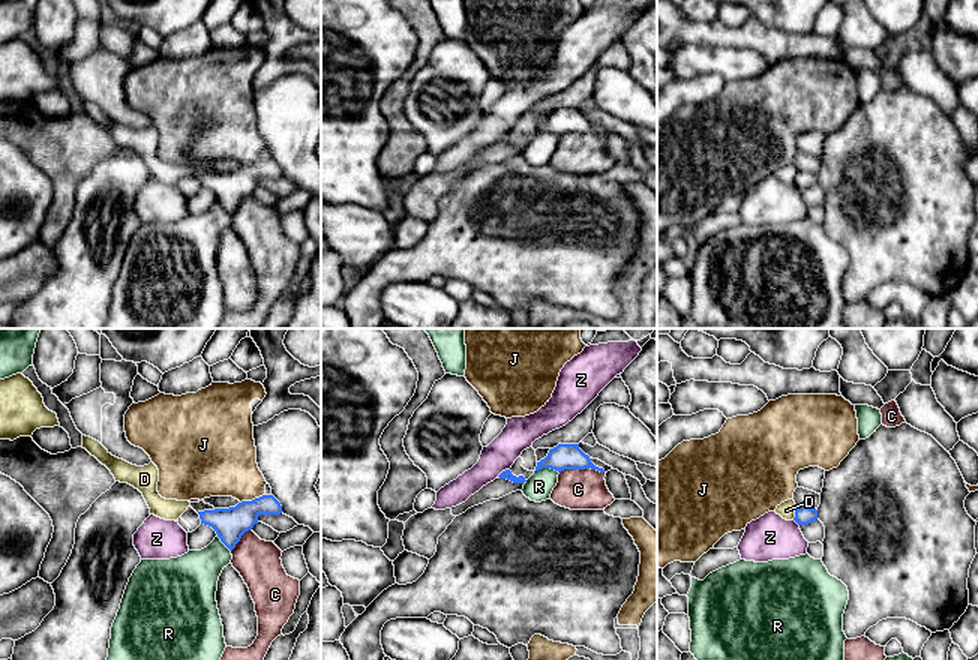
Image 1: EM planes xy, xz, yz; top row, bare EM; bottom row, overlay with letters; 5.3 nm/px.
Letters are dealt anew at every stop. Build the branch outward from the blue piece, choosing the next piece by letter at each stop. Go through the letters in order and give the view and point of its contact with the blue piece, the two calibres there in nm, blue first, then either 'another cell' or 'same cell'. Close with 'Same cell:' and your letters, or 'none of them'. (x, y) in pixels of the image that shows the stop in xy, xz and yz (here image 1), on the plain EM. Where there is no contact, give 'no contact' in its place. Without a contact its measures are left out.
C: meets blue in xz at (581, 132); 140 nm thick on the blue side, 220 nm on the other; another cell
D: meets blue in yz at (795, 177); 100 nm thick on the blue side, 90 nm on the other; another cell
J: meets blue in xy at (252, 164); 180 nm thick on the blue side, 360 nm on the other; another cell
R: meets blue in xz at (546, 131); 140 nm thick on the blue side, 150 nm on the other; another cell
Z: meets blue in xz at (503, 135); 50 nm thick on the blue side, 170 nm on the other; another cell
Same cell: none of them

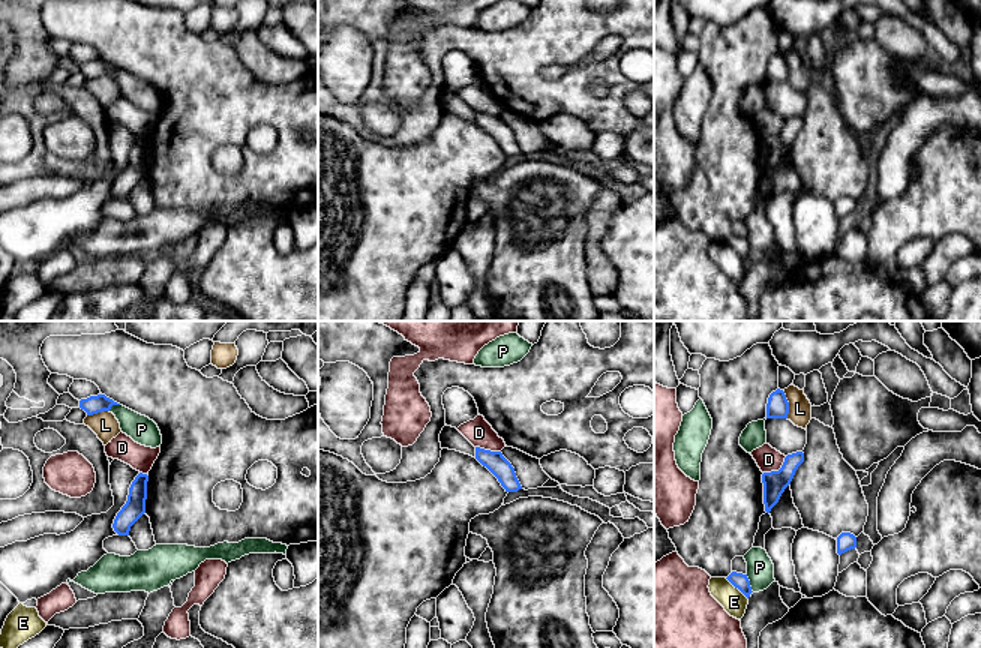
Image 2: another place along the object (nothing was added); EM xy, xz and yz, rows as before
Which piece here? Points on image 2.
D: meets blue in yz at (779, 134); 130 nm thick on the blue side, 130 nm on the other; another cell
E: meets blue in yz at (737, 251); 90 nm thick on the blue side, 130 nm on the other; another cell
L: meets blue in yz at (788, 68); 120 nm thick on the blue side, 130 nm on the other; another cell
P: meets blue in yz at (749, 248); 90 nm thick on the blue side, 140 nm on the other; another cell
Same cell: none of them

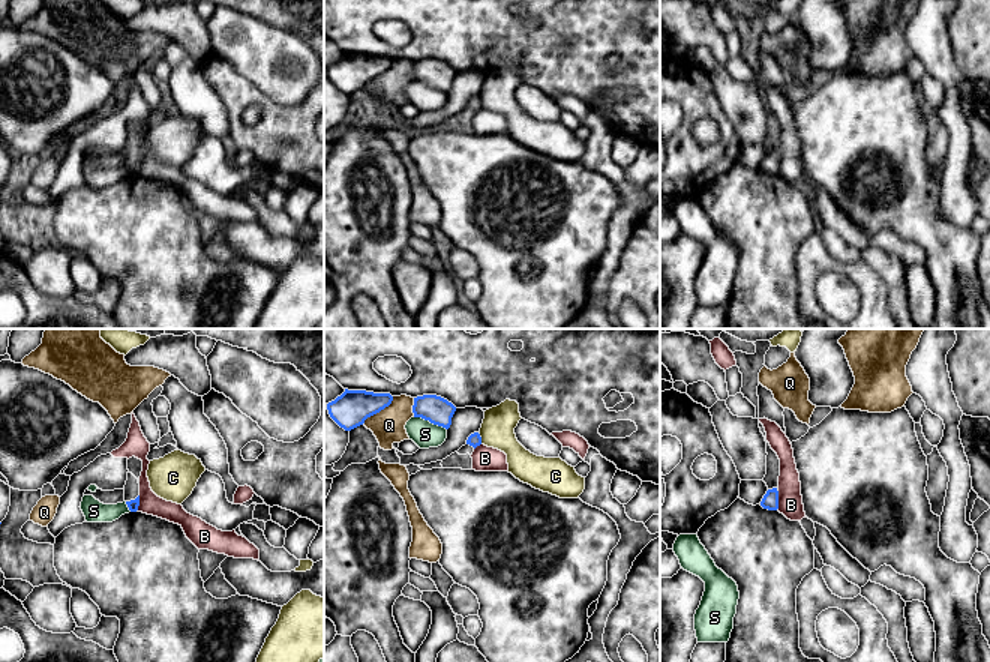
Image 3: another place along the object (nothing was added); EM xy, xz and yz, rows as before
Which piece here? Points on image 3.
B: meets blue in yz at (777, 164); 90 nm thick on the blue side, 130 nm on the other; another cell
C: meets blue in xz at (480, 102); 70 nm thick on the blue side, 180 nm on the other; another cell
Q: meets blue in xz at (378, 75); 190 nm thick on the blue side, 180 nm on the other; another cell
S: meets blue in xz at (431, 86); 150 nm thick on the blue side, 140 nm on the other; another cell
Same cell: none of them

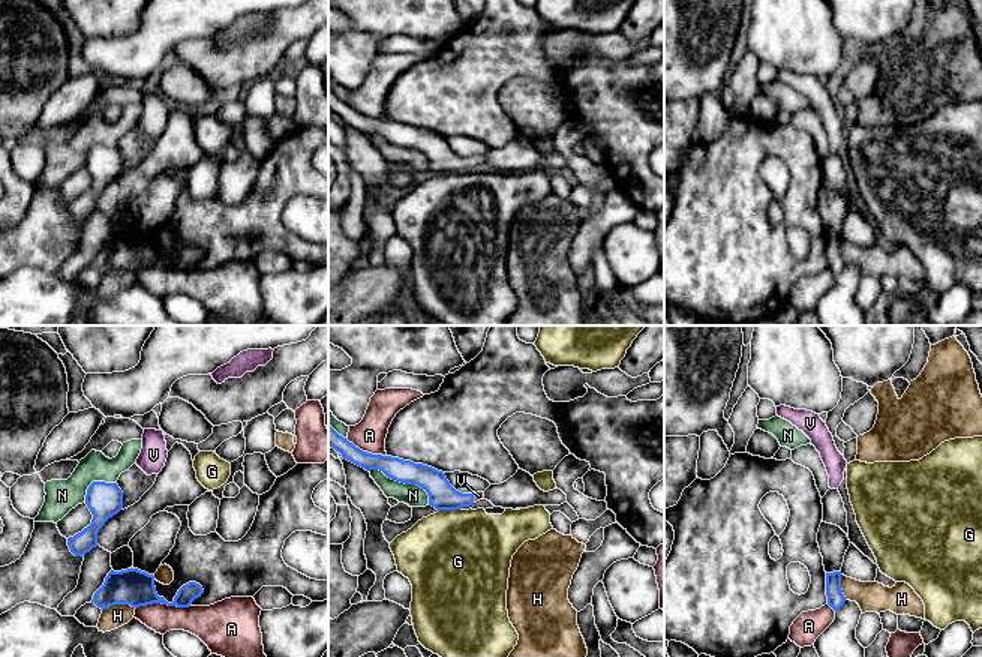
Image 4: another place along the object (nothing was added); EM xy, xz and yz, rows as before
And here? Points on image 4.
A: meets blue in xy at (162, 267); 190 nm thick on the blue side, 180 nm on the other; another cell
G: meets blue in xz at (449, 173); 150 nm thick on the blue side, 500 nm on the other; another cell
H: meets blue in xy at (119, 267); 190 nm thick on the blue side, 120 nm on the other; another cell
N: meets blue in xz at (404, 146); 150 nm thick on the blue side, 120 nm on the other; another cell
V: meets blue in xz at (473, 162); 150 nm thick on the blue side, 50 nm on the other; same cell
Same cell: V

